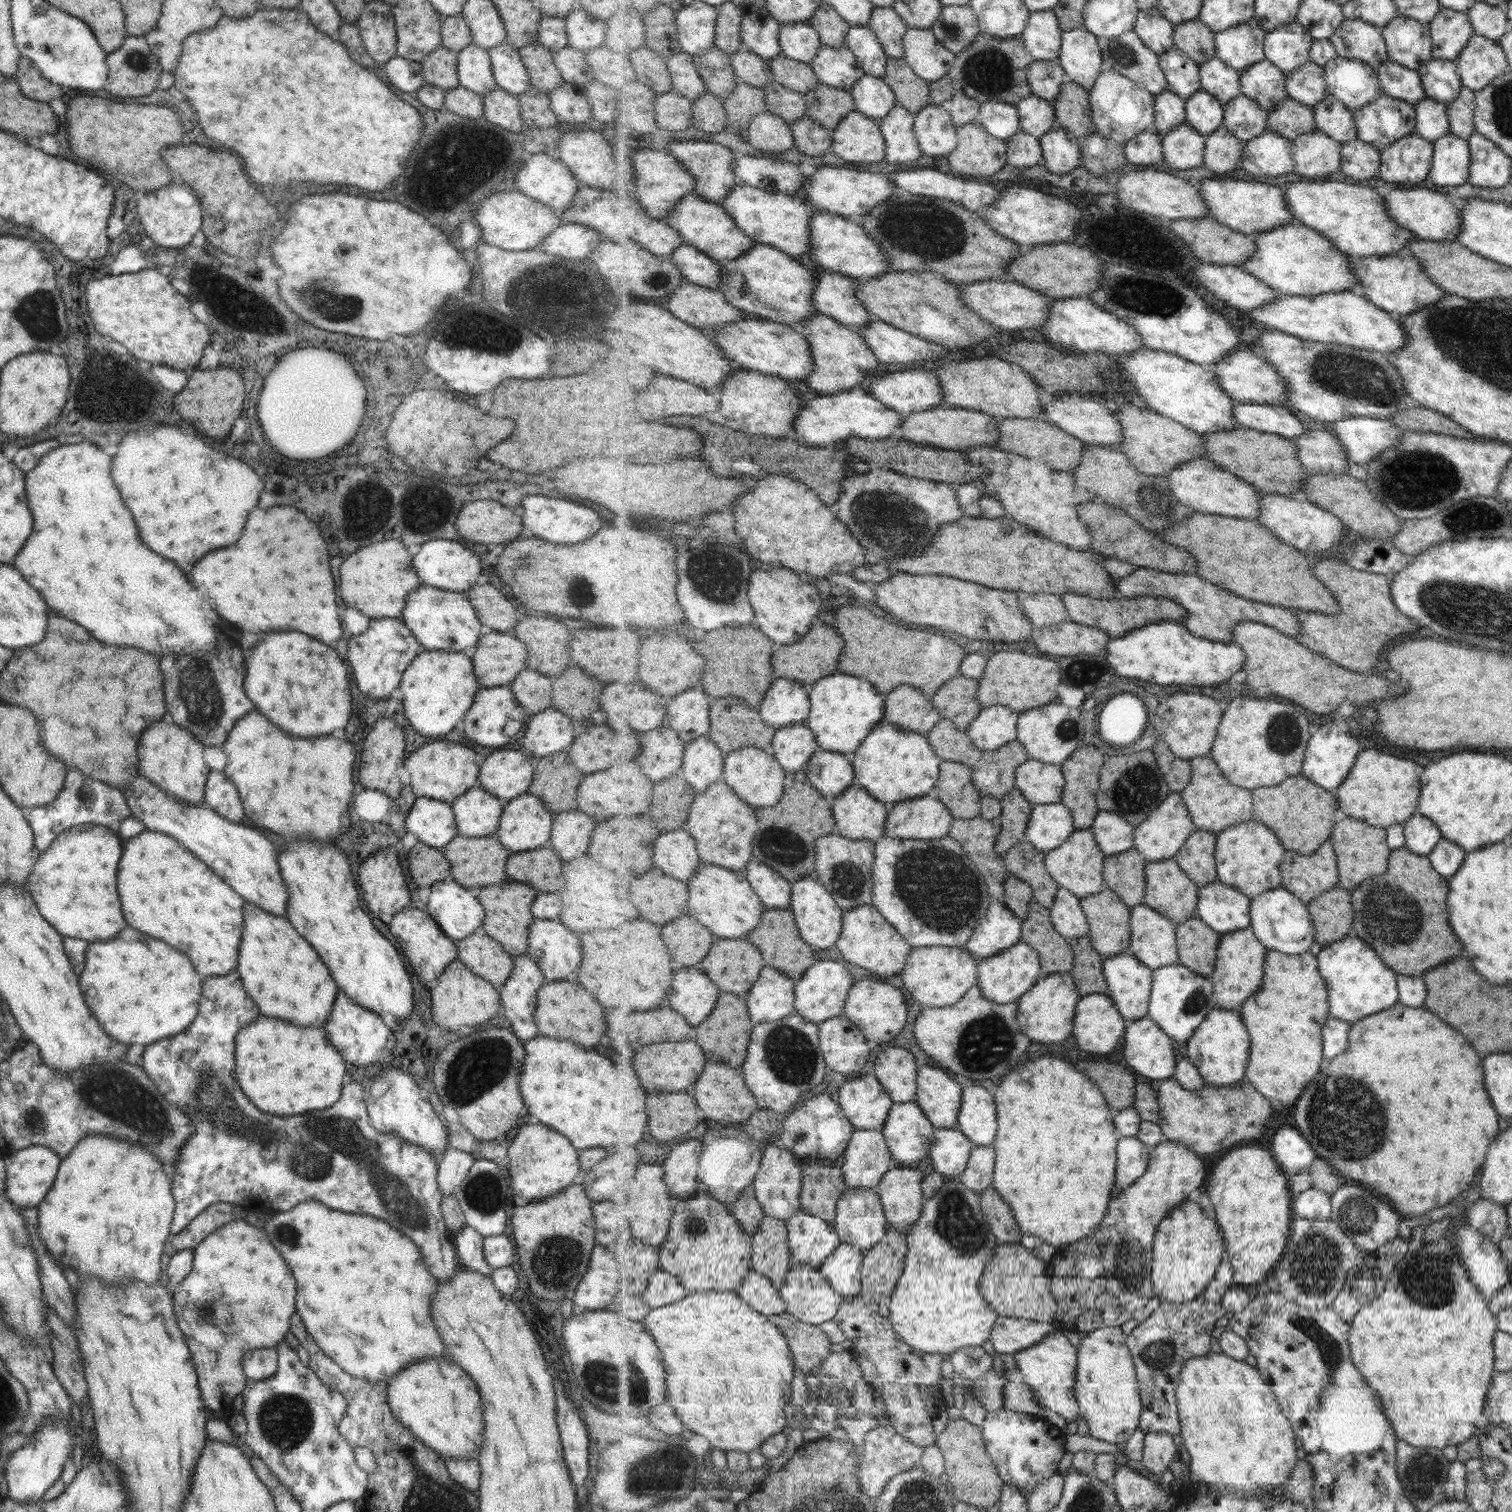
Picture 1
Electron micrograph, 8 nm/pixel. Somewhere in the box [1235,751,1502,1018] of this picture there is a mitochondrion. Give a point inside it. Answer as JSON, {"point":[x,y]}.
{"point":[1391,918]}

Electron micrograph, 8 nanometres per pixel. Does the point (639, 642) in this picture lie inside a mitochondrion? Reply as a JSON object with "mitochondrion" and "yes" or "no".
{"mitochondrion":"no"}

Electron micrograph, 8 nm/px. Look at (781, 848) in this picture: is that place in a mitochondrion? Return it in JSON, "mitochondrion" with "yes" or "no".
{"mitochondrion":"yes"}

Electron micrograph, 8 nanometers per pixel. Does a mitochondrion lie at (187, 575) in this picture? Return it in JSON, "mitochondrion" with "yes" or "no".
{"mitochondrion":"no"}

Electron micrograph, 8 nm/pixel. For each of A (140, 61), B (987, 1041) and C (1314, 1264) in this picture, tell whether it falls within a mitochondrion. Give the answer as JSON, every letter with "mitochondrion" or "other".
{"A":"mitochondrion","B":"mitochondrion","C":"mitochondrion"}

